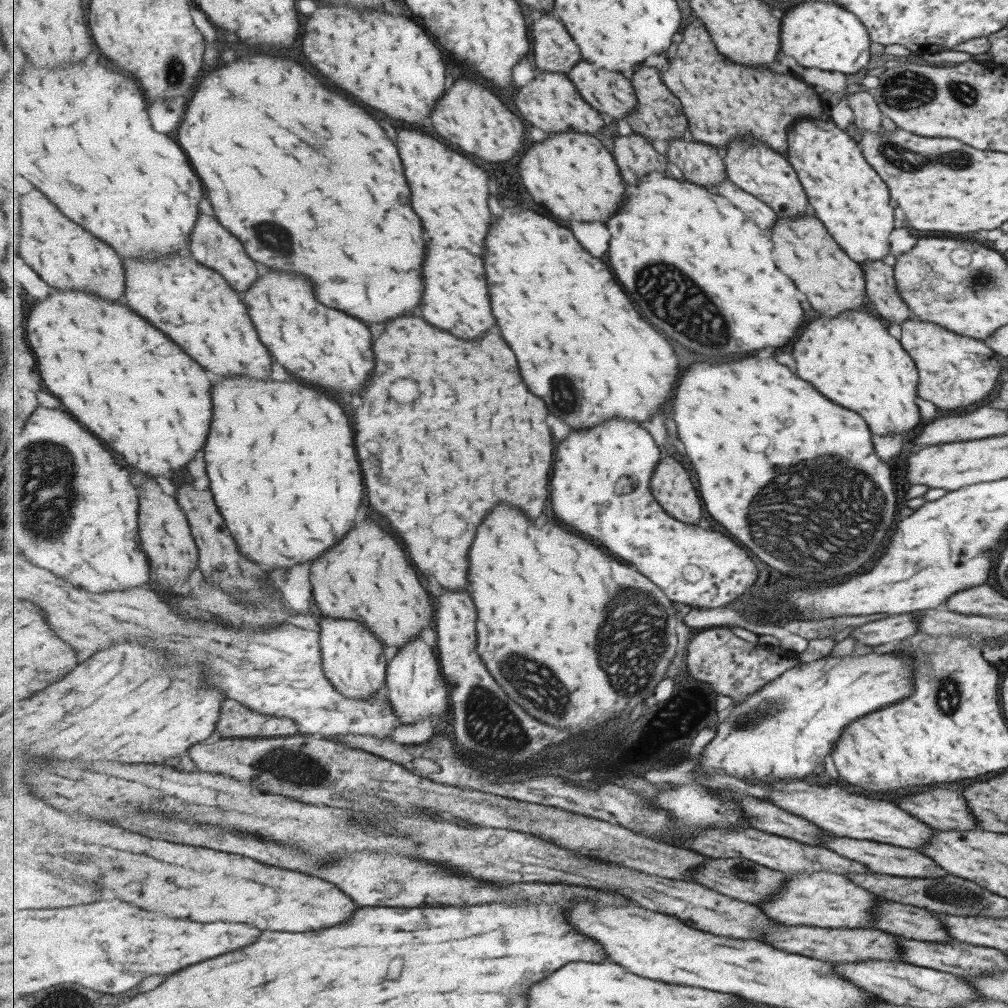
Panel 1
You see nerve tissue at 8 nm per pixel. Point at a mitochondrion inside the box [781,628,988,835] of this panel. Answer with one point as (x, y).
(948, 697)

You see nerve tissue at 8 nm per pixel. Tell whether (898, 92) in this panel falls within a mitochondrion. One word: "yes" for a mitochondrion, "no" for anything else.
yes

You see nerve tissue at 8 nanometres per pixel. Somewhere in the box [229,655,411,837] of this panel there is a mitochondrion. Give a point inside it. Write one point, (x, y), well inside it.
(292, 767)

